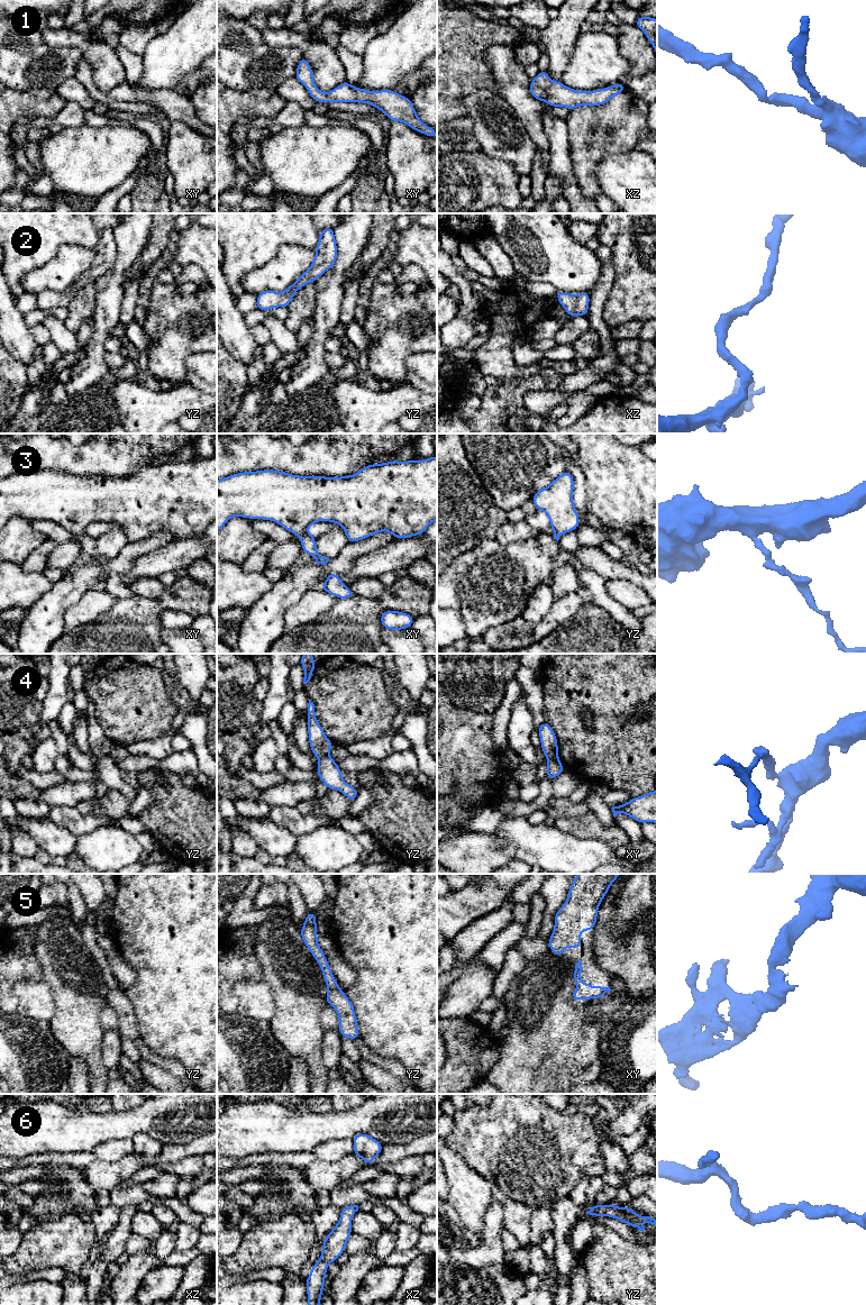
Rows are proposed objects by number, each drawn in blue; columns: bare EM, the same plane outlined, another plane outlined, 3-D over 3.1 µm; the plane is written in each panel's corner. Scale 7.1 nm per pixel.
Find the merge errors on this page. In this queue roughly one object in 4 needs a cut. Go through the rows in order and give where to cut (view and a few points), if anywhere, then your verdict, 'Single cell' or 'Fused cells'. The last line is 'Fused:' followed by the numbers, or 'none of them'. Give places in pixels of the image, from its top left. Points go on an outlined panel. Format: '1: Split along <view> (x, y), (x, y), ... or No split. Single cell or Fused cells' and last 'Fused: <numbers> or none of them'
1: No split. Single cell
2: No split. Single cell
3: Split along xy (307, 532), (299, 536). Fused cells
4: Split along xy (547, 757), (557, 758). Fused cells
5: No split. Single cell
6: No split. Single cell
Fused: 3, 4

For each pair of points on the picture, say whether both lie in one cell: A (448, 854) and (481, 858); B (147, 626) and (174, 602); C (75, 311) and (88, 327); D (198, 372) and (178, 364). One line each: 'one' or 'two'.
A: one
B: one
C: two
D: two

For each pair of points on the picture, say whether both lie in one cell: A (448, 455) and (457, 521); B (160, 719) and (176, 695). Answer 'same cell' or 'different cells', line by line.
A: same cell
B: different cells

